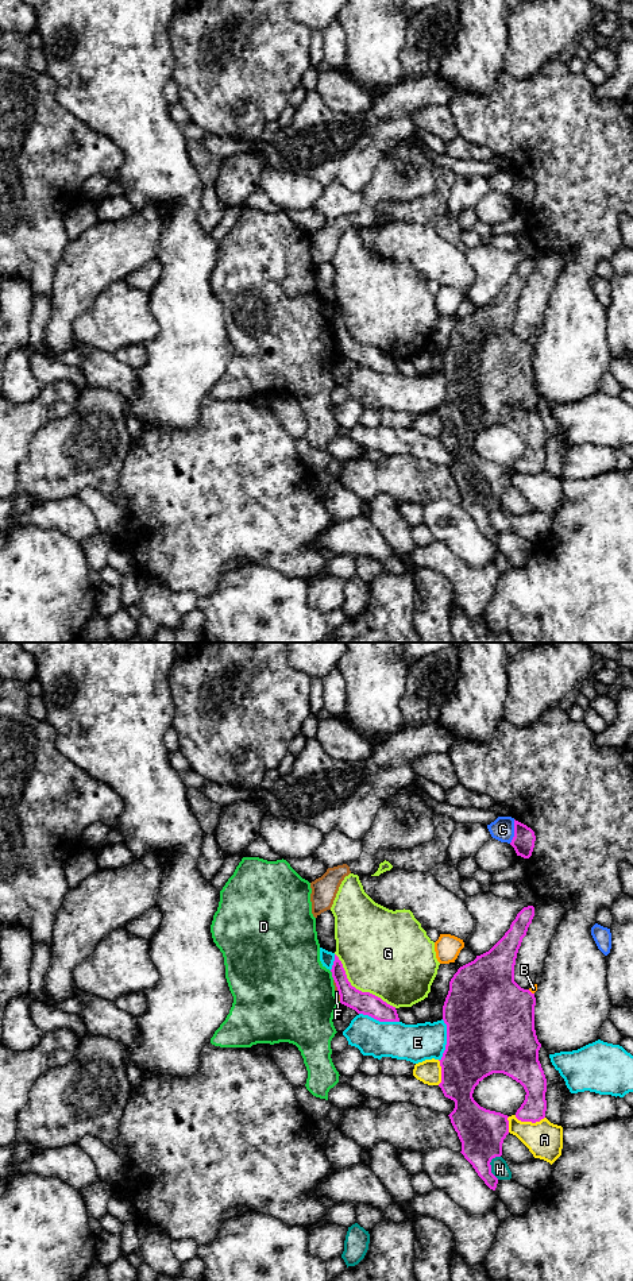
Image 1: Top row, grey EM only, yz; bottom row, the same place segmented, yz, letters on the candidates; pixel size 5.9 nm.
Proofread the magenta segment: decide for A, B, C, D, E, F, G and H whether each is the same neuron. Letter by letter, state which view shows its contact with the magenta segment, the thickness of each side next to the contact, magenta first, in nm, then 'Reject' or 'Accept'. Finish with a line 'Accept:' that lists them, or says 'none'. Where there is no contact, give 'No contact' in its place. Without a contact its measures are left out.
A: Touches magenta in yz. Thickness 220 nm (magenta) against 220 nm. Reject
B: Touches magenta in yz. Thickness 460 nm (magenta) against 50 nm. Reject
C: Touches magenta in yz. Thickness 130 nm (magenta) against 140 nm. Reject
D: Touches magenta in yz. Thickness 130 nm (magenta) against 460 nm. Reject
E: Touches magenta in yz. Thickness 500 nm (magenta) against 220 nm. Reject
F: Touches magenta in yz. Thickness 140 nm (magenta) against 30 nm. Reject
G: Touches magenta in yz. Thickness 140 nm (magenta) against 480 nm. Reject
H: Touches magenta in yz. Thickness 280 nm (magenta) against 100 nm. Reject
Accept: none

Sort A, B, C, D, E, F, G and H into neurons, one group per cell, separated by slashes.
A / B / C / D / E / F / G / H

